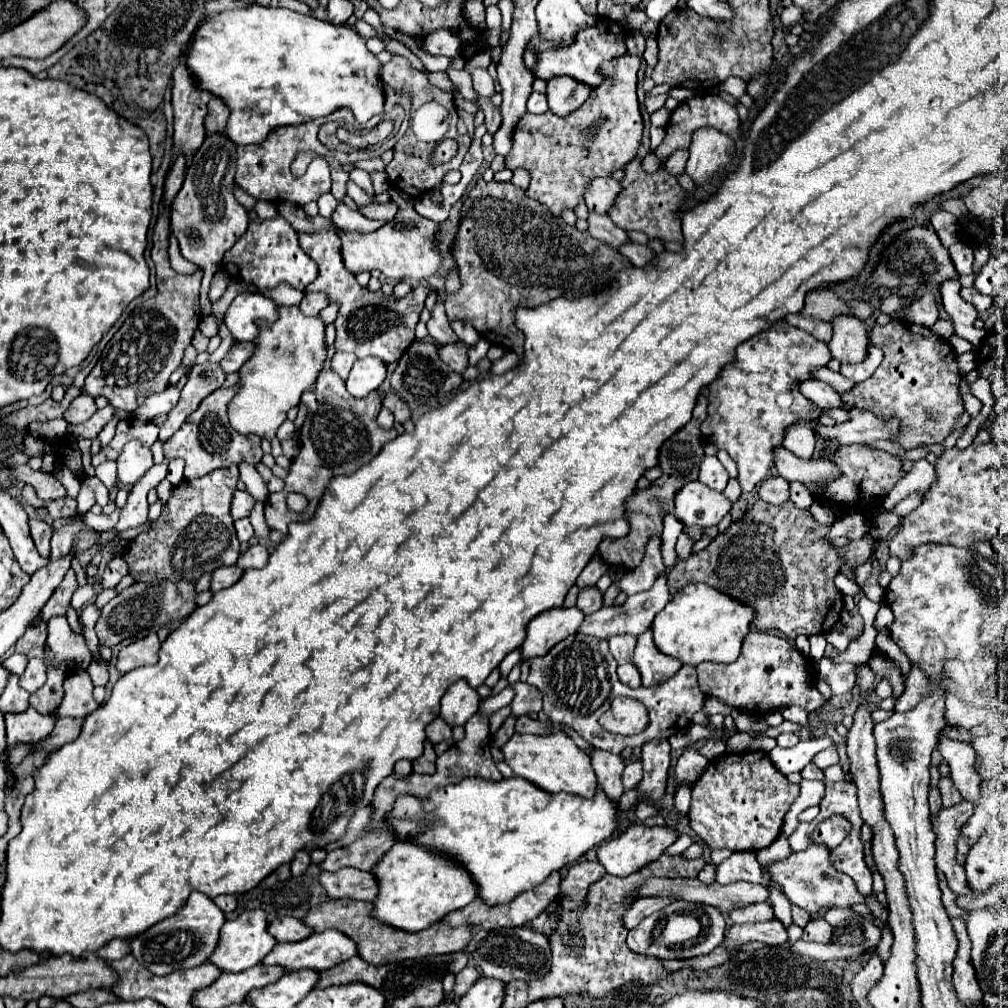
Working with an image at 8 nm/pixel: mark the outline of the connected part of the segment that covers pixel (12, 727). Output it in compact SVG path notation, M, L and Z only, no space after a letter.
M26 709L26 713L20 715L6 715L6 733L8 733L8 745L40 745L50 731L54 729L56 719L52 715L40 715L36 709Z

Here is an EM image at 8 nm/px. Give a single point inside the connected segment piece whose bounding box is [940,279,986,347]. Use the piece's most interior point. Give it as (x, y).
(963, 314)

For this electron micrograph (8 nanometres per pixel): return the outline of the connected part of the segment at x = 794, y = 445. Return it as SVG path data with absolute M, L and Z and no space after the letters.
M804 423L790 427L784 437L784 447L800 459L810 459L814 453L814 447L816 447L814 431Z

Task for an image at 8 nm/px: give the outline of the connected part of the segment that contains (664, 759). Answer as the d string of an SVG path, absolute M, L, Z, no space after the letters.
M666 739L648 741L642 745L642 767L644 779L632 791L624 791L618 799L618 811L628 811L638 803L640 797L662 799L666 789L666 777L670 767L670 745Z

